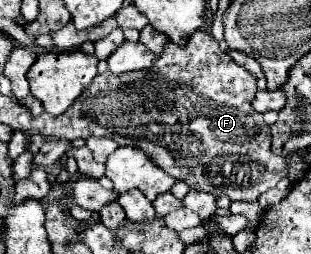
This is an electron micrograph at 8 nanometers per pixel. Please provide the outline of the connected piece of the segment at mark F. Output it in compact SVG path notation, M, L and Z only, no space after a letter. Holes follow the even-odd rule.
M195 31L187 45L179 47L177 43L167 41L163 53L147 71L137 73L121 73L113 75L105 71L93 79L93 83L83 91L83 95L63 113L63 115L39 115L35 117L35 133L45 137L59 139L89 139L89 137L105 137L109 135L119 145L133 145L147 153L147 157L161 165L175 179L187 181L189 187L197 191L211 191L215 197L229 195L231 201L257 201L261 193L275 187L283 175L285 163L283 157L275 157L269 149L271 133L263 121L263 115L251 107L255 99L257 83L251 71L239 67L227 53L219 49L219 43L207 31ZM139 107L147 107L141 111ZM239 161L259 163L261 169L245 169Z

